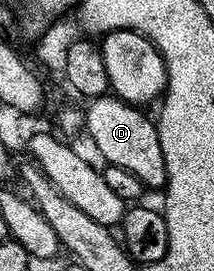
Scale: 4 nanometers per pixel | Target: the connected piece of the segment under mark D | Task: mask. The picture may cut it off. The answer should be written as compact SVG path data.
M115 96L91 99L87 106L88 111L85 109L82 114L83 129L88 129L89 140L96 145L97 152L105 158L103 161L107 165L134 172L149 191L159 191L168 185L157 123L153 119L151 122L141 107L132 106Z

